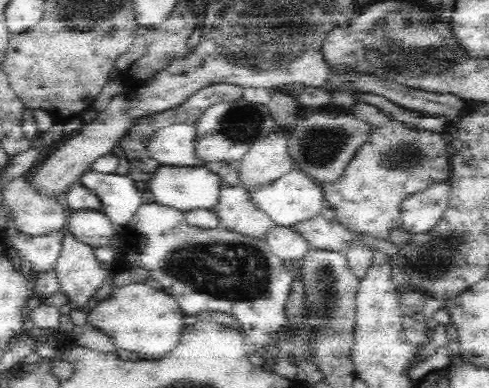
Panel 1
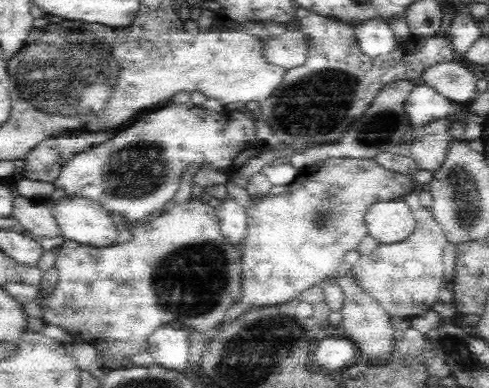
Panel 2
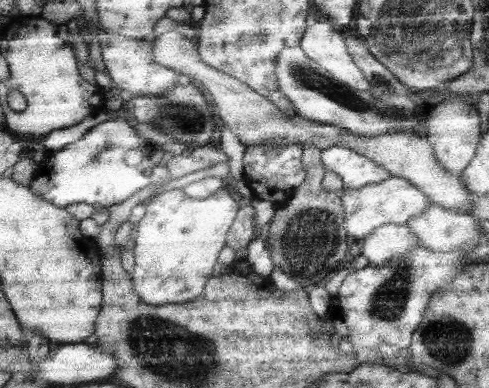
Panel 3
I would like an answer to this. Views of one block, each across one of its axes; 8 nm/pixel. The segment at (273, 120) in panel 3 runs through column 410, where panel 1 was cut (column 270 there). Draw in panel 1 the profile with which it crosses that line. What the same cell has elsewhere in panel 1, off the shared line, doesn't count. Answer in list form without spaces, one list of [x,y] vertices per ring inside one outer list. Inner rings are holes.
[[[274,130],[262,140],[256,140],[248,154],[236,164],[240,184],[246,190],[270,184],[294,170],[292,156],[282,130]]]

